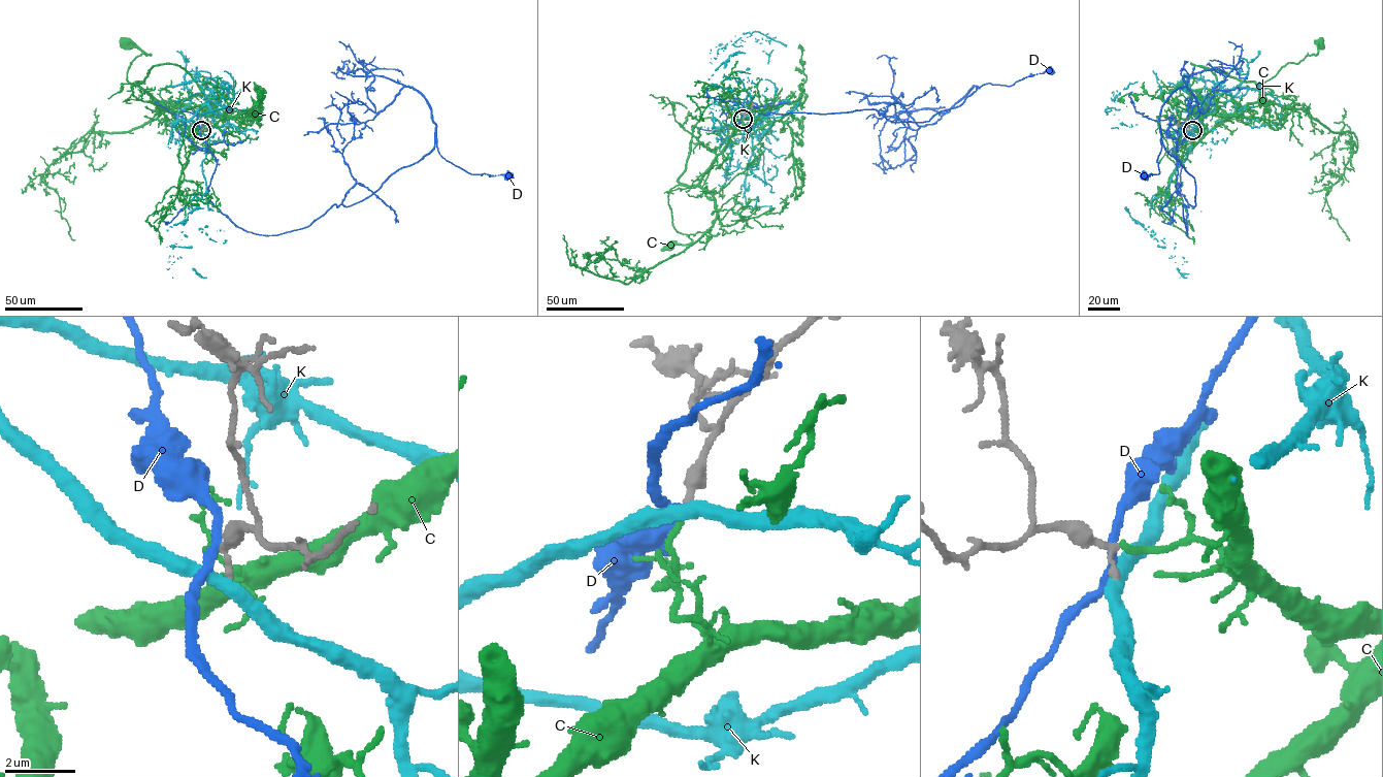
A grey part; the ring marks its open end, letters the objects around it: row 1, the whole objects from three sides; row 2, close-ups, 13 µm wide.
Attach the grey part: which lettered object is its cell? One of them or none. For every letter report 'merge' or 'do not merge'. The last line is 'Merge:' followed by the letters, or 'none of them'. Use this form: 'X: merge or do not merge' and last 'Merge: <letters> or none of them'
C: merge
D: do not merge
K: do not merge
Merge: C

